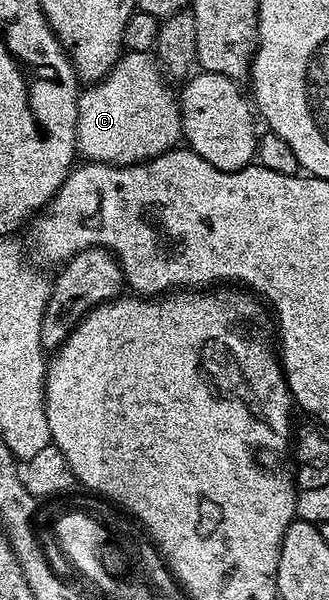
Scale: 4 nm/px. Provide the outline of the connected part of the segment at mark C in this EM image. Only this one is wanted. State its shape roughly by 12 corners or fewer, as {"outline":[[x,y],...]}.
{"outline":[[148,52],[80,90],[78,154],[136,165],[183,137]]}

